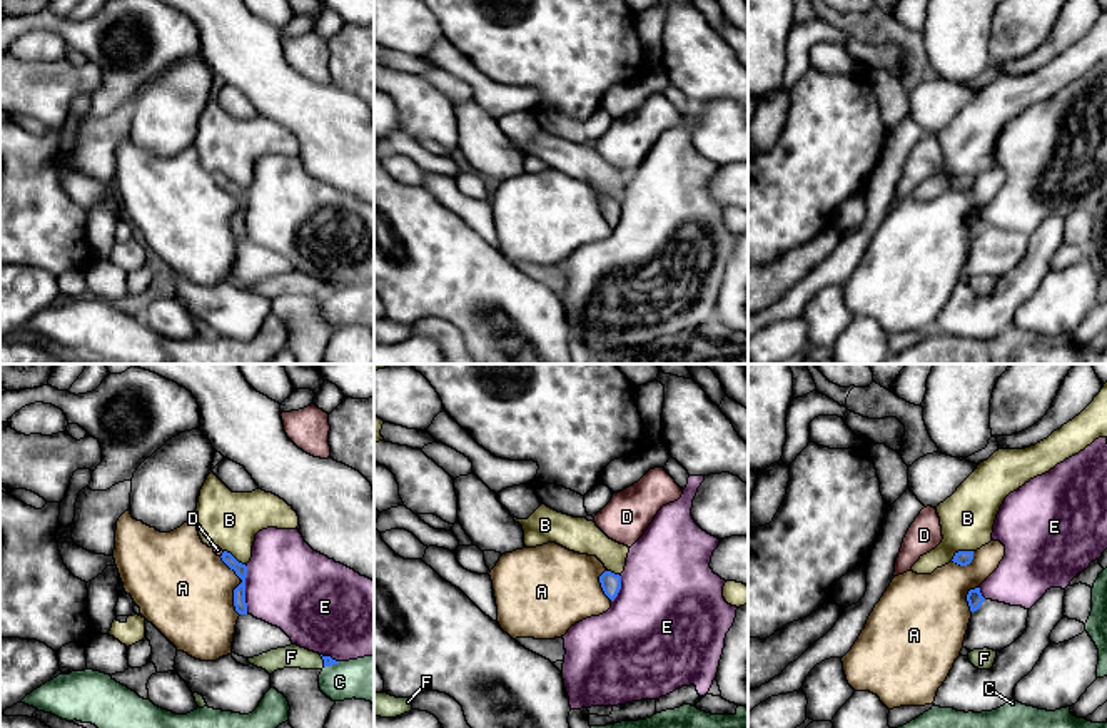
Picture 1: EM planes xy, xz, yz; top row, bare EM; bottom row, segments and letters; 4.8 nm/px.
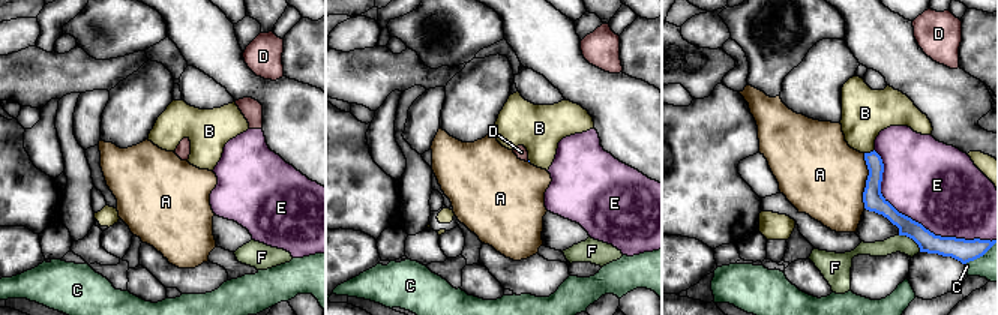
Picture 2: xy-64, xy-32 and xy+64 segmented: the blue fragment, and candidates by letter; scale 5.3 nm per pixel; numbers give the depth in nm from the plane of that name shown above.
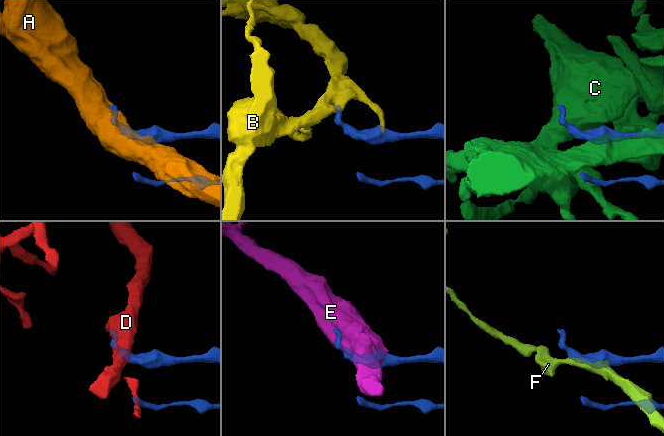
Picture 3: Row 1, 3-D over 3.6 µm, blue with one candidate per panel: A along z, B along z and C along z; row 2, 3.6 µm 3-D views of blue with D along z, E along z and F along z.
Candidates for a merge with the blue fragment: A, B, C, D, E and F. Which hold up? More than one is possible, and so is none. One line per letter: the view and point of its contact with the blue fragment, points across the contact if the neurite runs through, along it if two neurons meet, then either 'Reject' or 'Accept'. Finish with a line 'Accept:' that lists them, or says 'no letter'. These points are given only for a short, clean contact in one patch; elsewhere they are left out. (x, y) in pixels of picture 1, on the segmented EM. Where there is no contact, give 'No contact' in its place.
A: Touches blue at xy (237, 586). Boundary: xy (219, 556), (241, 580), (234, 590), (234, 610), (239, 615). Reject
B: Touches blue at yz (960, 551). Reject
C: Touches blue at xy (331, 663). Reject
D: Touches blue at xy (222, 555). Path across: xy (241, 570), (222, 555), (217, 550). Accept
E: Touches blue at xy (244, 590). Reject
F: Touches blue at xy (324, 662). Boundary: xy (319, 655), (324, 667). Reject
Accept: D

